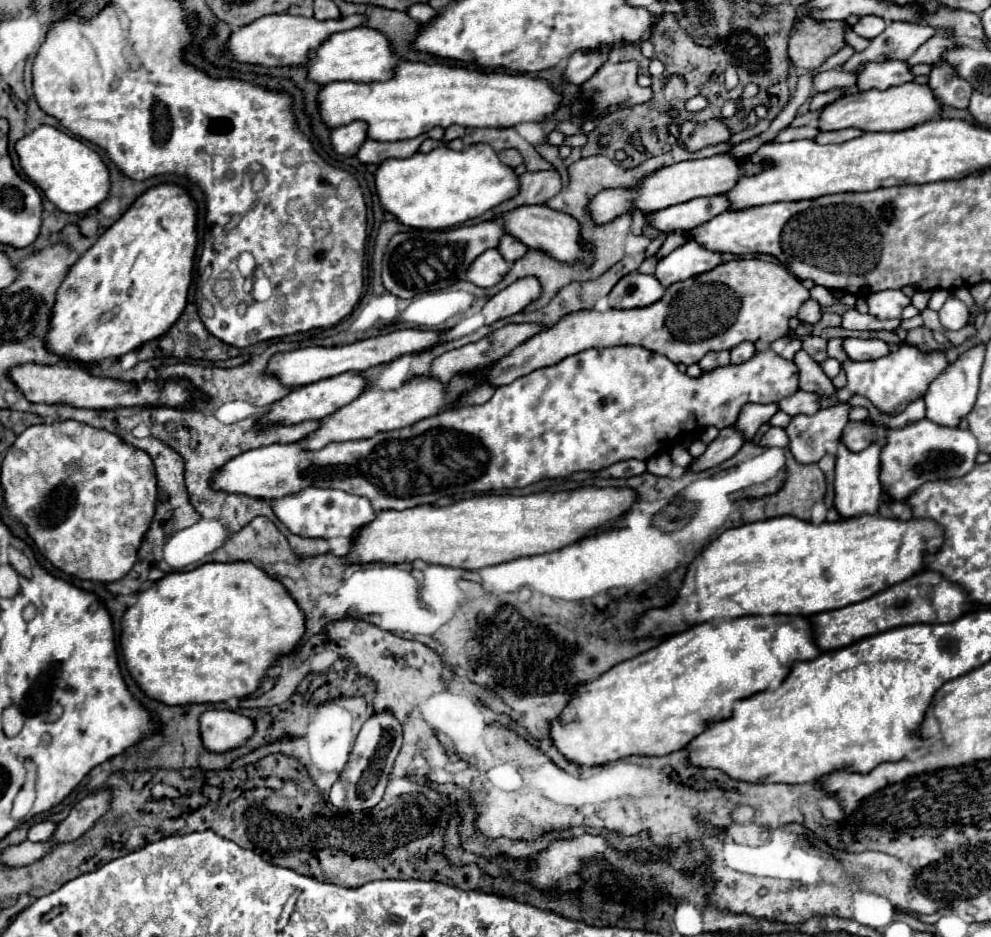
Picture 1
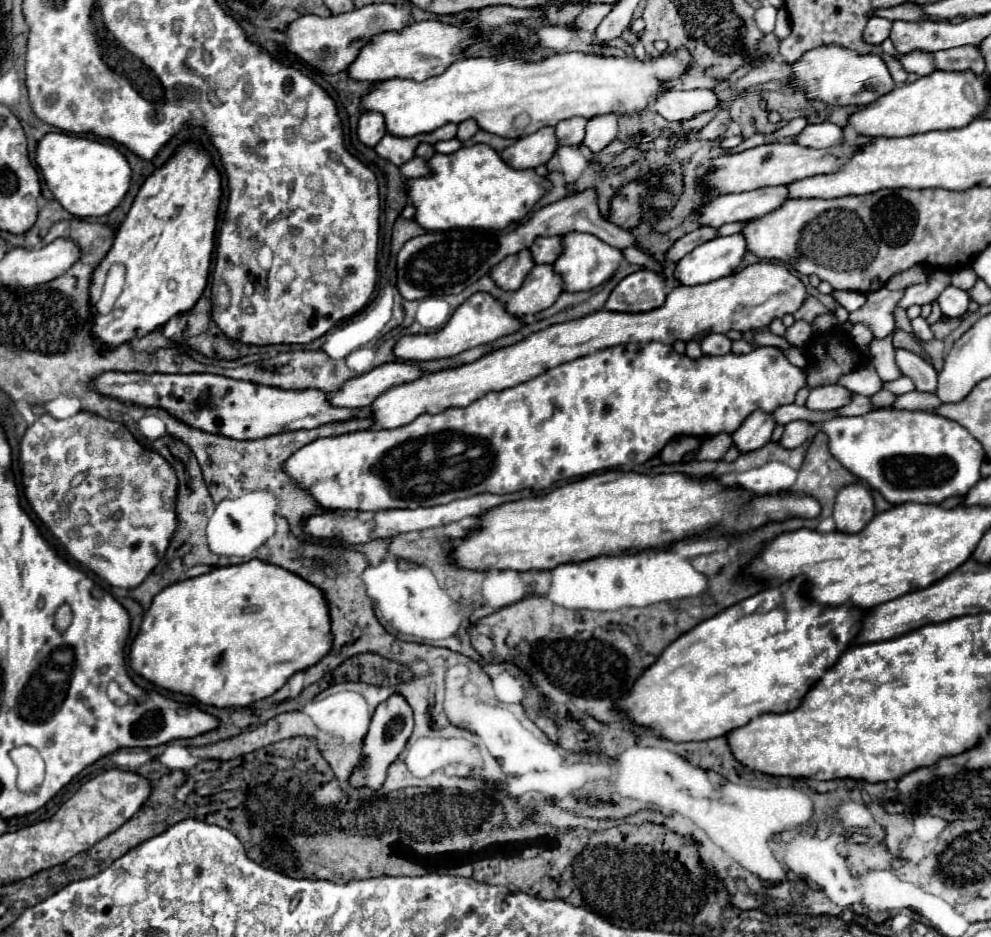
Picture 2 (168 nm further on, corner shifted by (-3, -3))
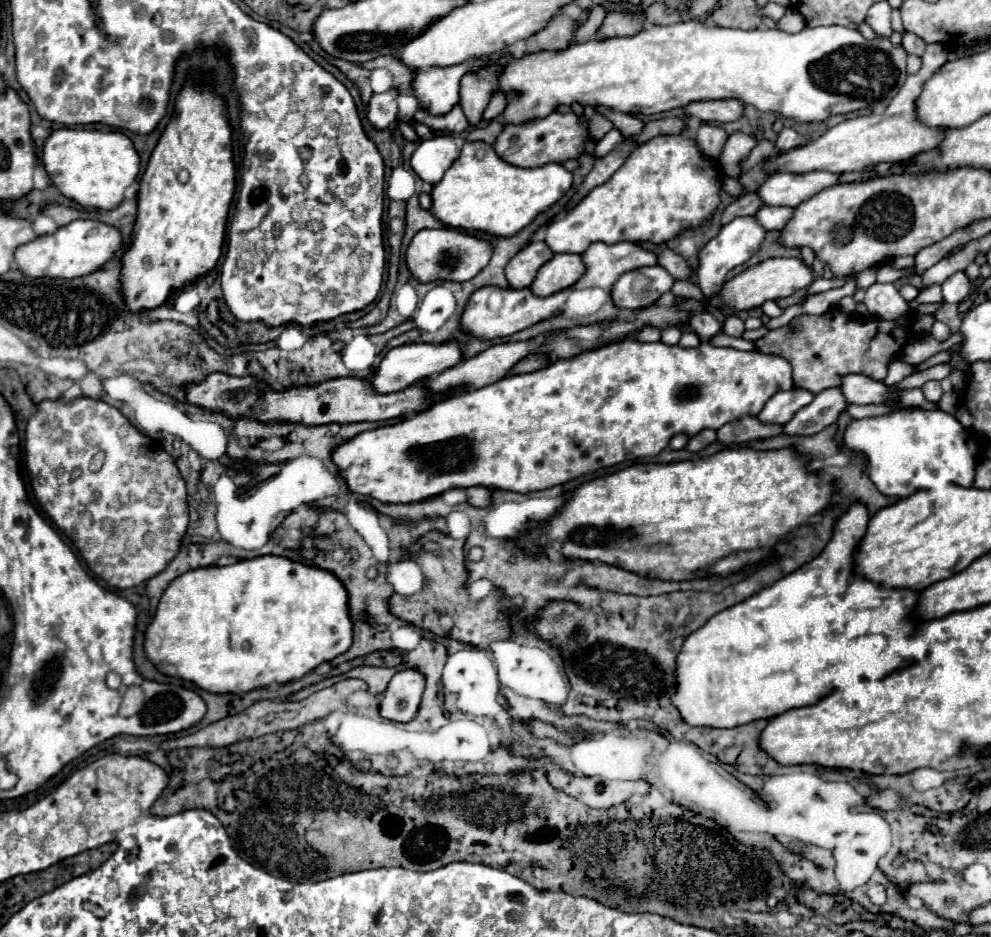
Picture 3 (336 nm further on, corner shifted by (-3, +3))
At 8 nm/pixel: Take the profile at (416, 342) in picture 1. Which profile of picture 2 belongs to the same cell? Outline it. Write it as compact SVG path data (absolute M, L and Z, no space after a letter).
M478 292L474 296L470 296L464 304L458 306L458 310L452 314L450 322L440 328L438 332L430 332L430 334L408 334L398 338L398 342L394 344L392 352L394 358L400 362L422 362L422 360L440 360L440 358L450 358L456 356L468 348L474 346L482 346L488 344L500 336L512 334L522 326L522 320L508 314L504 310L504 302L492 298L486 292Z

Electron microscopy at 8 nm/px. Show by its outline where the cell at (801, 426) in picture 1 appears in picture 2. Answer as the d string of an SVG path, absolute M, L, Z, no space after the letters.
M880 390L874 396L870 396L872 408L888 408L894 400L896 400L896 396L892 396L888 390Z

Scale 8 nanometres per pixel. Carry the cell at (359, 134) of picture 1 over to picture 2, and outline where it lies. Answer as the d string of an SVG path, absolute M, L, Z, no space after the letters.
M364 112L358 120L358 128L356 128L358 140L364 146L376 146L378 140L386 134L386 126L384 126L384 118L378 112Z

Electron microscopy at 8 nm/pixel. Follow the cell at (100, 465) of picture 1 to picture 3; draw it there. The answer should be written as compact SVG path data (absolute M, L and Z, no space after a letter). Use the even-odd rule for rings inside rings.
M86 396L70 404L42 400L26 426L26 466L44 512L74 542L88 568L106 584L118 590L140 586L160 574L178 554L188 528L184 480L174 458L152 438L140 434L118 408ZM98 452L104 452L104 464L98 472L92 472L88 466Z

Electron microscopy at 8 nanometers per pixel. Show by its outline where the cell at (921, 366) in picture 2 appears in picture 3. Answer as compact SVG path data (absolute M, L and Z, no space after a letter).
M930 380L930 382L926 382L926 384L922 386L922 392L924 392L926 400L930 400L930 402L938 402L940 396L942 396L942 386L940 386L940 382Z

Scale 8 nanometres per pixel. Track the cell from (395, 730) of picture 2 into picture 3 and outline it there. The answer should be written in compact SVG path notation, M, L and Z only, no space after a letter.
M418 668L396 672L380 702L380 714L394 722L410 722L420 706L424 686L426 678Z

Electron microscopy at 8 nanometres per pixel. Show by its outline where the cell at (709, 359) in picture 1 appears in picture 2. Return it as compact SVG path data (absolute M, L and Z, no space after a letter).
M710 334L700 342L700 346L702 346L704 356L724 356L730 352L732 340L722 334Z

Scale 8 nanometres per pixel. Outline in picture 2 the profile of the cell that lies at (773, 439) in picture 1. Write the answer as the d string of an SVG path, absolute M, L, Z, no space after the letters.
M804 420L790 422L790 424L784 426L784 434L782 434L782 438L780 438L778 444L782 448L798 448L798 446L802 446L808 440L810 432L812 430L810 430L808 422L804 422Z

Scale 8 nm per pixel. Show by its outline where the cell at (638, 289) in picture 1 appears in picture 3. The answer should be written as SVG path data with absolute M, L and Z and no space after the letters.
M648 266L626 272L612 290L612 300L620 308L646 308L662 294L670 292L674 278L662 266Z

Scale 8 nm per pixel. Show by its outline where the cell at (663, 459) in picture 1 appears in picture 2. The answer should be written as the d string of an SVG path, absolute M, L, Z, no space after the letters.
M716 434L702 442L700 450L694 454L692 460L720 460L730 446L732 446L730 434Z

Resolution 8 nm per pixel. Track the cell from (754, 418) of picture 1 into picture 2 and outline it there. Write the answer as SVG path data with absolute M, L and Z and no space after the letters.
M786 404L786 406L780 406L778 410L772 412L772 418L778 422L778 424L788 424L788 422L794 422L794 420L806 420L806 422L822 422L822 420L828 420L836 416L836 412L810 412L806 406L798 406L798 404Z

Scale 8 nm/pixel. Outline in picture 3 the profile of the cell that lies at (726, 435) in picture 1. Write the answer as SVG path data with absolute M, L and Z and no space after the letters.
M792 388L788 392L776 392L764 410L758 414L762 422L772 422L772 424L786 424L794 418L794 414L808 406L814 400L812 392L806 392L804 388Z

